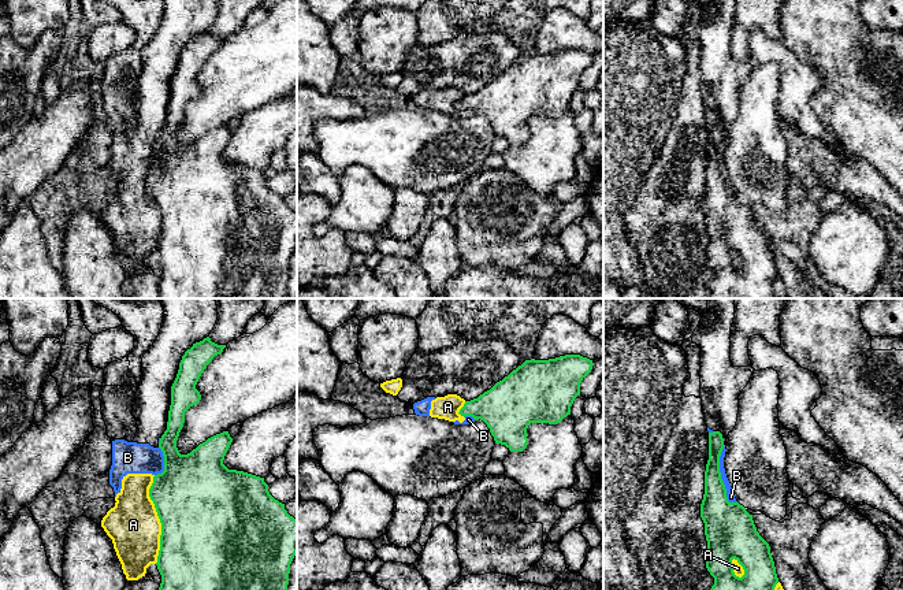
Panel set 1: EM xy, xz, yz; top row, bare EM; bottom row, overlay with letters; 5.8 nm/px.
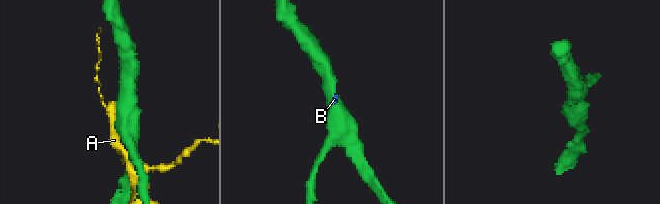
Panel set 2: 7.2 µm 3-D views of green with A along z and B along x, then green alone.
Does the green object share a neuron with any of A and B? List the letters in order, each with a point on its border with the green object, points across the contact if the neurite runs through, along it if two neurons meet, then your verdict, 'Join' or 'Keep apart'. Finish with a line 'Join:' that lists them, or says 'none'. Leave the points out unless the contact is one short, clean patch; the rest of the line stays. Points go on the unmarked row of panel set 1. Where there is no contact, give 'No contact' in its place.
A: Touches green at xy (159, 211). Keep apart
B: Touches green at yz (720, 170). Keep apart
Join: none

